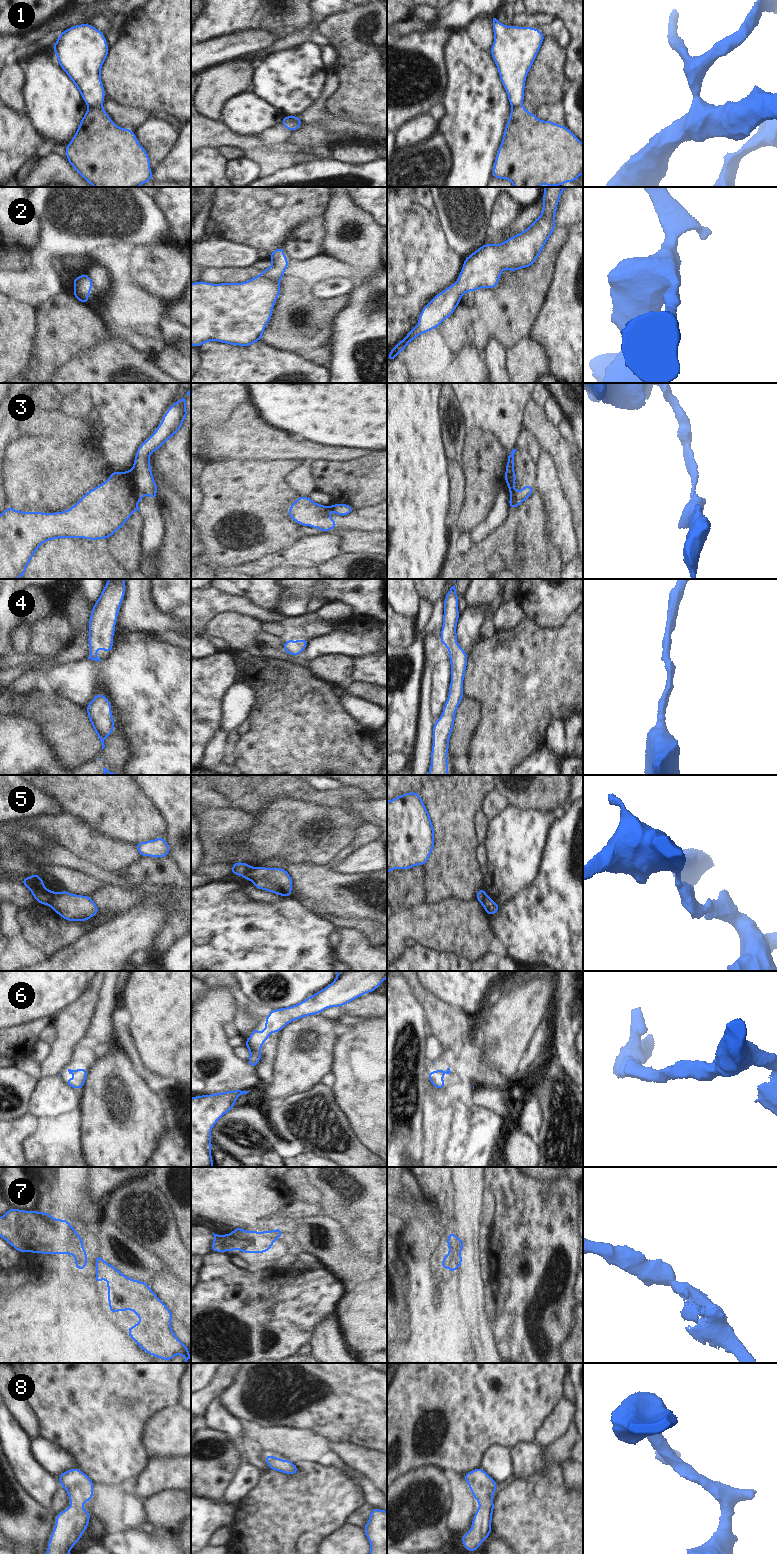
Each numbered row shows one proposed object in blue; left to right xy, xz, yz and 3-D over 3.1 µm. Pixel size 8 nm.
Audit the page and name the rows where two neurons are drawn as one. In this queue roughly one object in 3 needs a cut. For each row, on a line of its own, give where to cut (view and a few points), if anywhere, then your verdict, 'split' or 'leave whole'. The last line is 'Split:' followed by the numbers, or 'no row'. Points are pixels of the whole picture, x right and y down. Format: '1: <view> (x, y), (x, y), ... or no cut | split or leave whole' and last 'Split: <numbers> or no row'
1: xy (101, 105), (89, 108) | split
2: no cut | leave whole
3: xy (131, 470), (136, 489), (136, 509) | split
4: no cut | leave whole
5: xy (55, 893), (48, 905) | split
6: no cut | leave whole
7: no cut | leave whole
8: no cut | leave whole
Split: 1, 3, 5

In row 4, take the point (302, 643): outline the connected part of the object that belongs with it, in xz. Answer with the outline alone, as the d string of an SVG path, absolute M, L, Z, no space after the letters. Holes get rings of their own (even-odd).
M286 639L286 642L283 645L282 650L292 656L302 654L305 647L308 644L308 641L309 641L308 639L299 639L297 641Z

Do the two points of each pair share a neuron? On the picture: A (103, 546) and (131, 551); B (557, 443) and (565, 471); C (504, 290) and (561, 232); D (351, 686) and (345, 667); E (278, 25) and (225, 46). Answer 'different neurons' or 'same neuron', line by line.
A: different neurons
B: same neuron
C: same neuron
D: different neurons
E: different neurons

